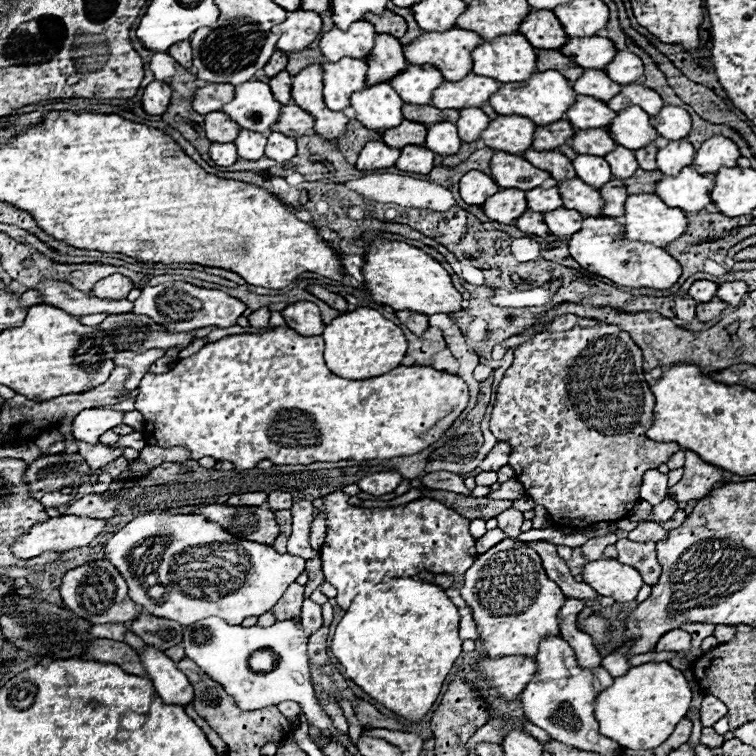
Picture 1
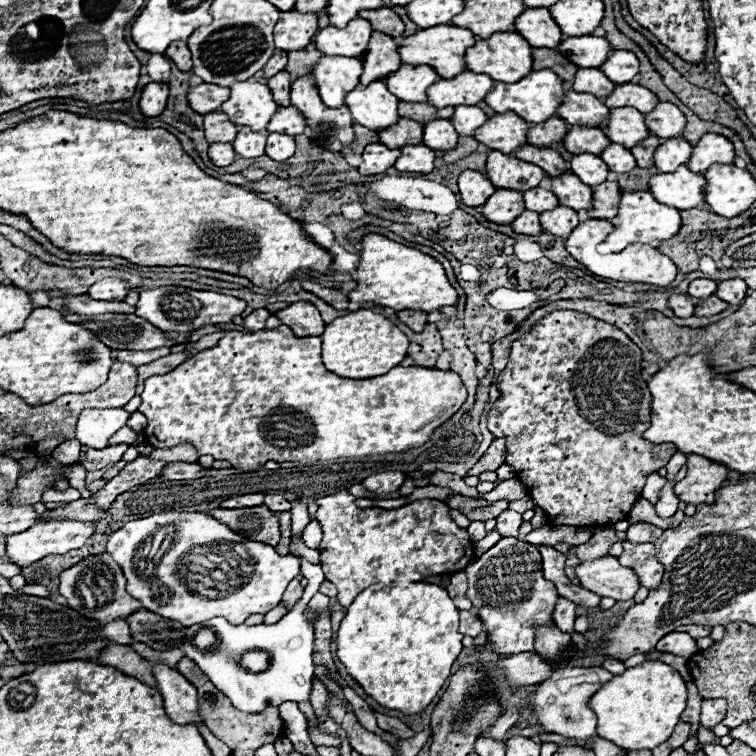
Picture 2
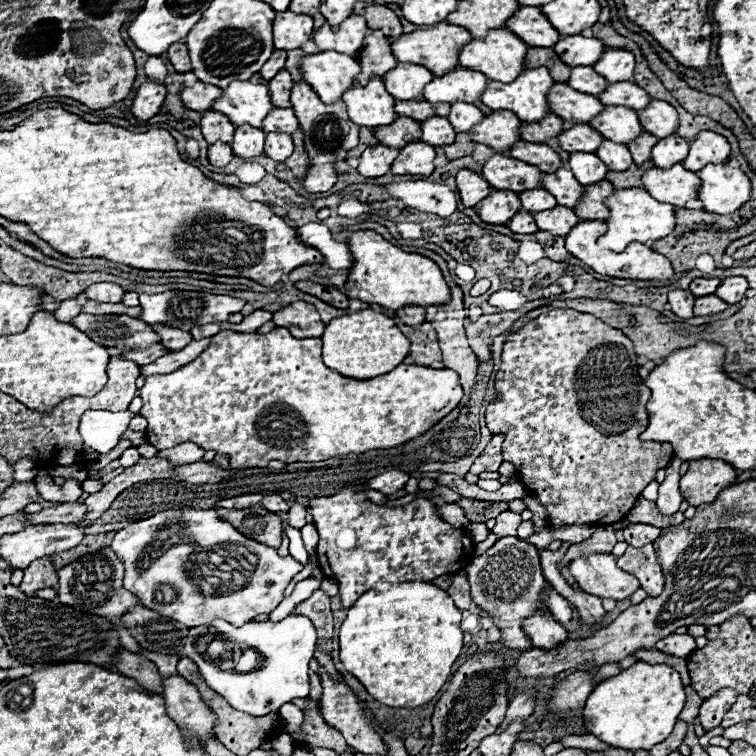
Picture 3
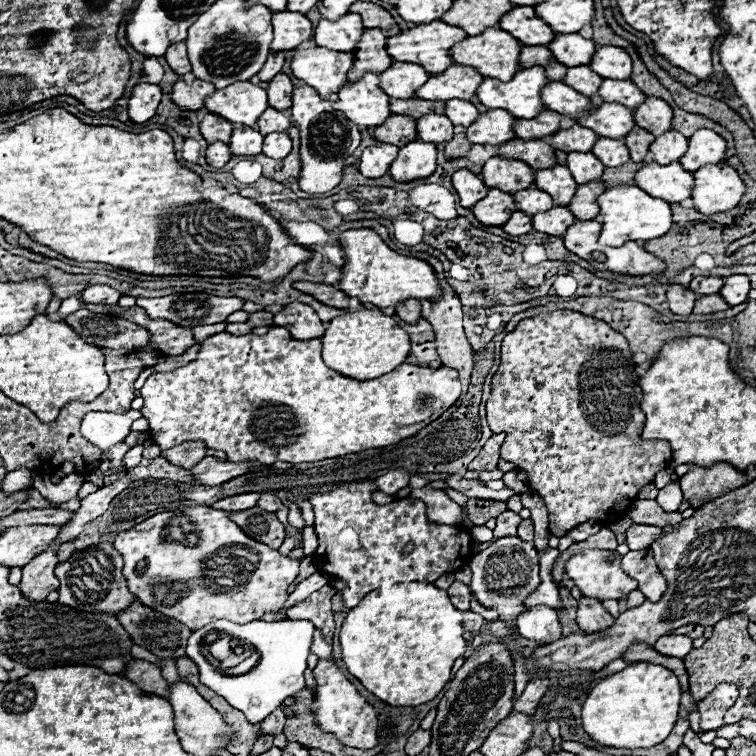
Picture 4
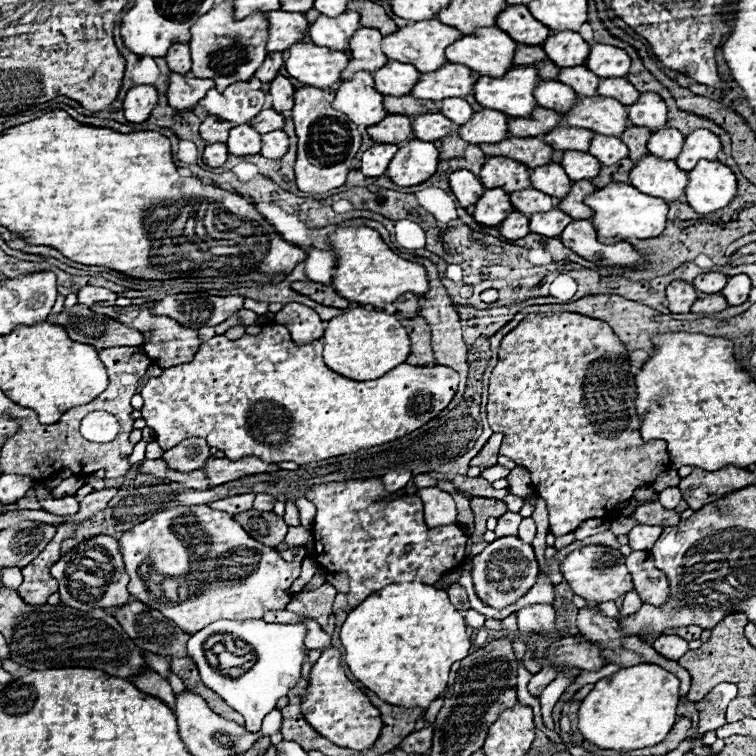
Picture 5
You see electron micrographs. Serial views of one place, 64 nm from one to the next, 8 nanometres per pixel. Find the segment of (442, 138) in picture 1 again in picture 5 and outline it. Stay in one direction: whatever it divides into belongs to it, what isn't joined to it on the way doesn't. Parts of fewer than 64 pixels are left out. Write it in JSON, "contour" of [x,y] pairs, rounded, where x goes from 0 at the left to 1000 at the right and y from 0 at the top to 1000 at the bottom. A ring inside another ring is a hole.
{"contour":[[[563,148],[545,156],[545,175],[553,185],[585,185],[590,177],[595,177],[595,167],[598,161],[582,148]]]}

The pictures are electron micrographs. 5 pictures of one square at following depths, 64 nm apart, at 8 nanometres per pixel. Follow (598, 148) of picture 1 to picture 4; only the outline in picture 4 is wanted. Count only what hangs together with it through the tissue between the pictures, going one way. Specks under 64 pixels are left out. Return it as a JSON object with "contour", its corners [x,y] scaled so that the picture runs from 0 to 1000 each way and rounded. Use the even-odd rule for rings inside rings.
{"contour":[[[757,167],[751,172],[738,172],[730,177],[730,193],[746,201],[780,201],[788,188],[788,177],[783,172],[772,172],[770,167]]]}

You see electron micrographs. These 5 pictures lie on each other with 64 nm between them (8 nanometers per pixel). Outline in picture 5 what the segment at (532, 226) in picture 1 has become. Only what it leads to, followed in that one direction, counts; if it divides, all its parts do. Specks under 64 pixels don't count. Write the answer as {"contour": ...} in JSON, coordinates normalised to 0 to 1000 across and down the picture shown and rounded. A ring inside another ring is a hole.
{"contour":[[[672,283],[672,288],[661,296],[661,307],[667,315],[672,317],[688,317],[693,315],[701,304],[698,304],[698,288],[693,283]]]}

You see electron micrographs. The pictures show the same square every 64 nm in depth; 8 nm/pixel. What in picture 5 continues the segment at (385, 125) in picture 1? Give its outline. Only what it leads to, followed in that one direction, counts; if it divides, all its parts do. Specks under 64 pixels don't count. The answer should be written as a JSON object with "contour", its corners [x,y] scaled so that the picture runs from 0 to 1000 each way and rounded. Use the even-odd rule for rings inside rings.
{"contour":[[[471,95],[466,106],[455,106],[447,119],[439,140],[455,148],[474,167],[495,167],[503,156],[511,156],[513,148],[505,140],[505,124],[495,119],[495,106],[489,95]]]}

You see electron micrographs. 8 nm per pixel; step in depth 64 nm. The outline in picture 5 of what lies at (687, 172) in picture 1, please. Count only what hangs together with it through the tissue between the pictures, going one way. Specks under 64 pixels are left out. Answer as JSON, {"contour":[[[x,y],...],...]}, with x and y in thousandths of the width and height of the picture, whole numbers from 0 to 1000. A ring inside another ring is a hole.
{"contour":[[[857,204],[833,225],[833,243],[852,257],[889,267],[905,259],[910,230],[899,225],[892,212],[873,212]]]}

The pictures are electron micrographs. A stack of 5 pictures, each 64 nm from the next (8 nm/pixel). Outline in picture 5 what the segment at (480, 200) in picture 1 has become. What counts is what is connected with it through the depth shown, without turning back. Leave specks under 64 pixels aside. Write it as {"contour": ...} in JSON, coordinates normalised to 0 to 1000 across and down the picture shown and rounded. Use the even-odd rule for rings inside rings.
{"contour":[[[619,225],[598,228],[593,233],[593,243],[595,243],[595,251],[611,275],[630,270],[630,262],[635,262],[635,257],[640,257],[640,251],[643,251],[638,246],[638,241]]]}

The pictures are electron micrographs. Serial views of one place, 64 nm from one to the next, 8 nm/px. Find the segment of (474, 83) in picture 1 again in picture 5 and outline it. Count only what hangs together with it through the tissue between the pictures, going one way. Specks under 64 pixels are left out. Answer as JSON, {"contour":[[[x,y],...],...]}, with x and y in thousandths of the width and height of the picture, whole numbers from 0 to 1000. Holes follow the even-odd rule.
{"contour":[[[587,85],[577,95],[563,95],[548,111],[542,127],[558,132],[587,132],[611,130],[624,122],[627,108],[622,106],[624,93],[611,85]]]}

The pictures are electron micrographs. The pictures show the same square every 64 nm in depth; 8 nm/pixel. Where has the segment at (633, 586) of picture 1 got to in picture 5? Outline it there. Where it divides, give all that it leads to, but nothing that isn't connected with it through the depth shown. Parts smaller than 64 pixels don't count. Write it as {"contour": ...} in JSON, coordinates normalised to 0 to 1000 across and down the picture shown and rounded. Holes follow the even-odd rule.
{"contour":[[[780,720],[767,728],[754,730],[743,743],[741,743],[741,757],[746,767],[751,770],[754,780],[772,791],[775,796],[807,796],[820,788],[825,788],[831,780],[836,780],[836,765],[825,749],[825,735],[820,728],[796,722],[796,720]]]}

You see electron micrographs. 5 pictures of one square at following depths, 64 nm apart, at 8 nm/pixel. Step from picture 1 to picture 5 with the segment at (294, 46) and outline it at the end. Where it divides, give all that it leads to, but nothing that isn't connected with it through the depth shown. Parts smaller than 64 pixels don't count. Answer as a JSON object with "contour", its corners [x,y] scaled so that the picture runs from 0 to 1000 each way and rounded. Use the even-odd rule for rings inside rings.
{"contour":[[[357,13],[352,16],[352,26],[354,26],[354,58],[352,66],[354,69],[376,69],[381,61],[397,56],[405,48],[407,40],[407,29],[405,24],[370,24],[362,19],[378,19],[376,13]]]}

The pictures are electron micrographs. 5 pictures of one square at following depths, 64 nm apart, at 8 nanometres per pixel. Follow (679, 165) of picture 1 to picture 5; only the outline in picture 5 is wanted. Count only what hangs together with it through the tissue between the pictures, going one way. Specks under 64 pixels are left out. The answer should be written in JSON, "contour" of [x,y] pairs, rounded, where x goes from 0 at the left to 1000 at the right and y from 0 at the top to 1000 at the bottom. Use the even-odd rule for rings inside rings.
{"contour":[[[878,169],[862,175],[857,185],[857,204],[878,212],[894,212],[894,204],[899,204],[902,193],[905,193],[905,180],[894,169]]]}

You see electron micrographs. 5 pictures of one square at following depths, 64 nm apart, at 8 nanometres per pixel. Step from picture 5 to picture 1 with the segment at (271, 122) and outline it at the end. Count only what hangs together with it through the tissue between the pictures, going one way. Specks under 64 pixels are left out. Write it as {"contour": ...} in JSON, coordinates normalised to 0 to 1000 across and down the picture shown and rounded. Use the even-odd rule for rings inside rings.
{"contour":[[[381,138],[373,143],[373,153],[357,172],[370,172],[373,177],[386,177],[386,183],[397,183],[397,177],[407,177],[415,167],[415,156],[407,148],[399,148],[392,138]]]}

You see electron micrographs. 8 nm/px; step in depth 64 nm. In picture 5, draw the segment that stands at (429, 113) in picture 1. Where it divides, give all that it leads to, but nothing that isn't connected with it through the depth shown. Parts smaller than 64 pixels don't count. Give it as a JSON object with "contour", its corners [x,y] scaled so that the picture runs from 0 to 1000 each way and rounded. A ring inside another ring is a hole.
{"contour":[[[508,127],[508,143],[516,151],[561,151],[561,148],[582,148],[582,140],[577,135],[558,135],[545,127]]]}

